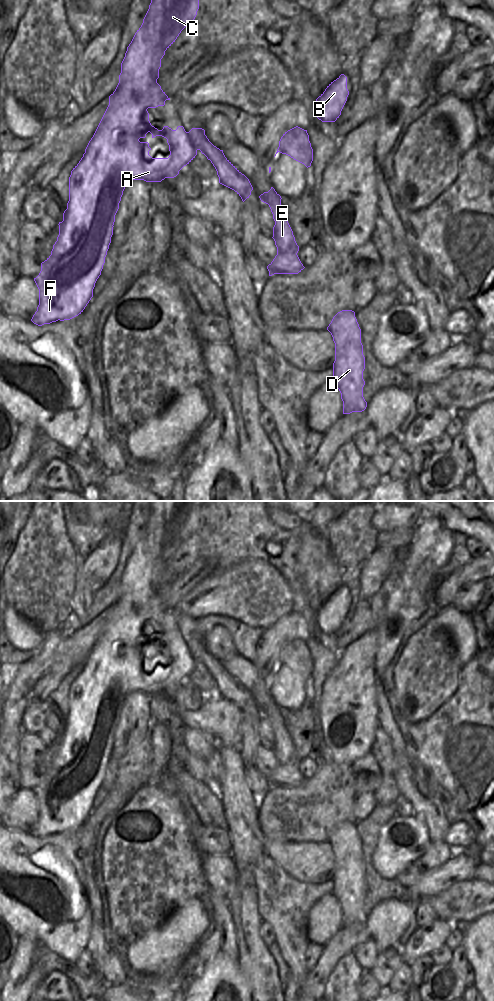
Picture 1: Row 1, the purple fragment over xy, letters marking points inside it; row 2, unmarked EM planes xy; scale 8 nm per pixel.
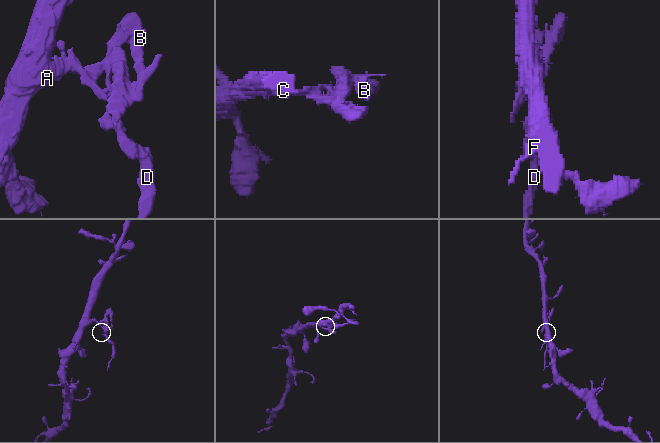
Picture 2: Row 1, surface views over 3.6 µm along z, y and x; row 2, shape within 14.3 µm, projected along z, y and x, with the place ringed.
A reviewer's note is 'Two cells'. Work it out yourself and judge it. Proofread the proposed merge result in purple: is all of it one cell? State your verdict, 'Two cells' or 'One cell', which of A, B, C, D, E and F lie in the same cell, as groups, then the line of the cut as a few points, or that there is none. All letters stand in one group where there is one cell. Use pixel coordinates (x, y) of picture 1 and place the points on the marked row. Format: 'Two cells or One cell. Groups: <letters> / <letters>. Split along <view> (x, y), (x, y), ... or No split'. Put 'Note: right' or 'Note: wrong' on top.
Note: right
Two cells. Groups: A C F / B D E. Split along xy (188, 132), (192, 144), (197, 149)

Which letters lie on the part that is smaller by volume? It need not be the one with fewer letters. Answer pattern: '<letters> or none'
B, D, E

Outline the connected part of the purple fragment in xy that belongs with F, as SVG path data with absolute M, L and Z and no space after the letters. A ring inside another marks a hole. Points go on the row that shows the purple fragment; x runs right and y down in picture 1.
M151 0L141 27L127 47L125 57L121 63L119 83L115 91L109 96L109 105L88 143L83 157L71 171L69 201L67 209L63 213L63 221L58 224L59 235L57 241L53 245L51 255L41 263L39 275L34 278L39 289L39 305L31 319L34 324L42 326L58 320L70 320L81 314L93 297L93 289L105 263L105 257L113 235L115 215L119 209L125 187L132 180L161 182L165 178L174 178L197 155L197 149L191 141L189 132L186 132L183 126L178 126L176 130L164 126L162 130L158 130L151 125L147 109L164 106L165 101L170 100L157 83L161 59L181 31L193 22L198 9L199 0ZM148 132L152 134L152 138L162 136L167 139L170 151L168 158L152 158L149 155L151 150L149 143L139 141L140 138L145 138Z

